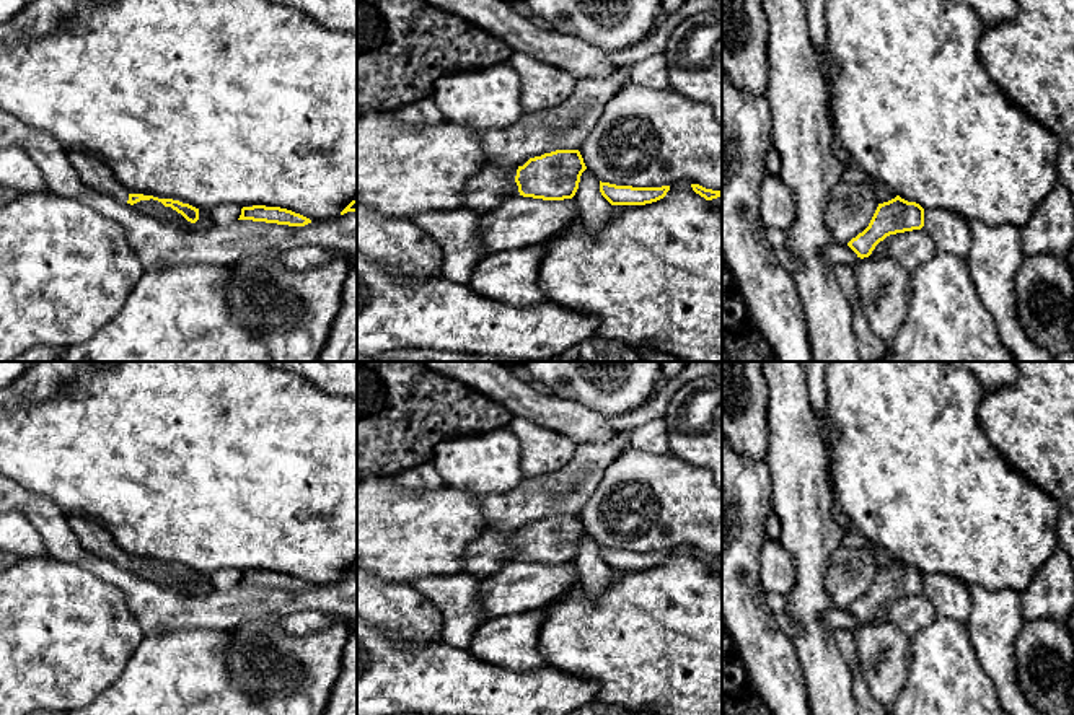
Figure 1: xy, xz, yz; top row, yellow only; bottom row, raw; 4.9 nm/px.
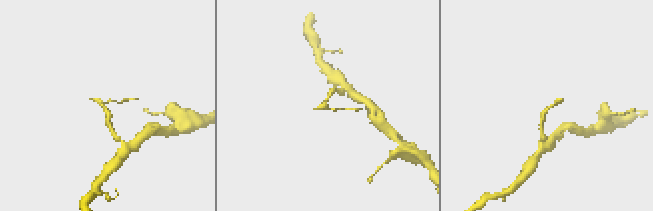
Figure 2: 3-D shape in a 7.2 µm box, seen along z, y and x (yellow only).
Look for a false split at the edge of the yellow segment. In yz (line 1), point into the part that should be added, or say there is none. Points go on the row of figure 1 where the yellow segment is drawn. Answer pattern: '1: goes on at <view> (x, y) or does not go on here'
1: does not go on here

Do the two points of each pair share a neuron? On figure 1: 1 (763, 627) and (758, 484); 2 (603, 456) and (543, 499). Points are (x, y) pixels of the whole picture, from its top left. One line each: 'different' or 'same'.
1: same
2: same

